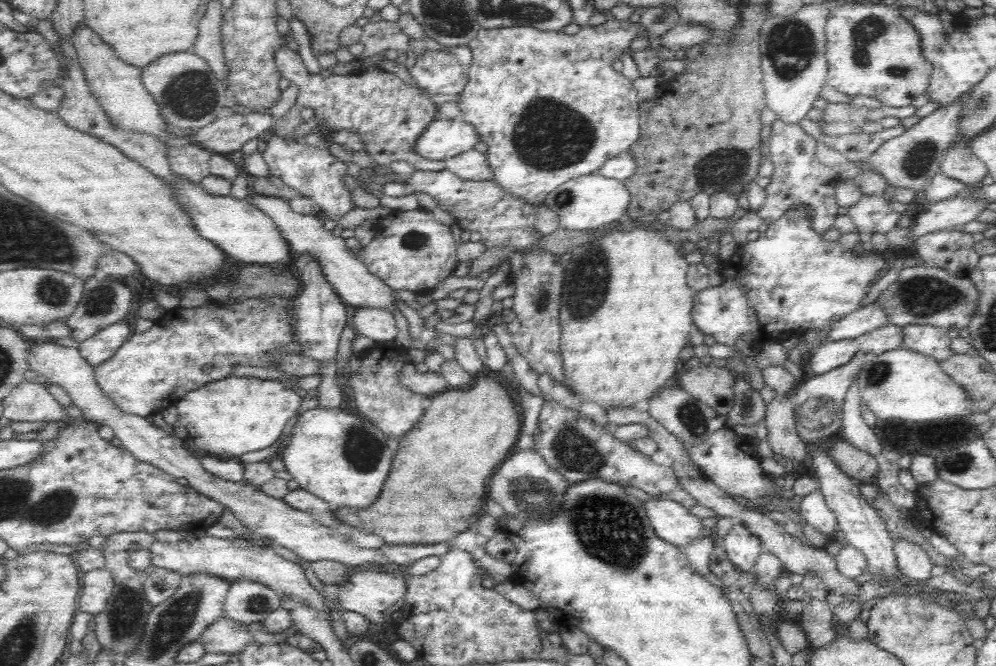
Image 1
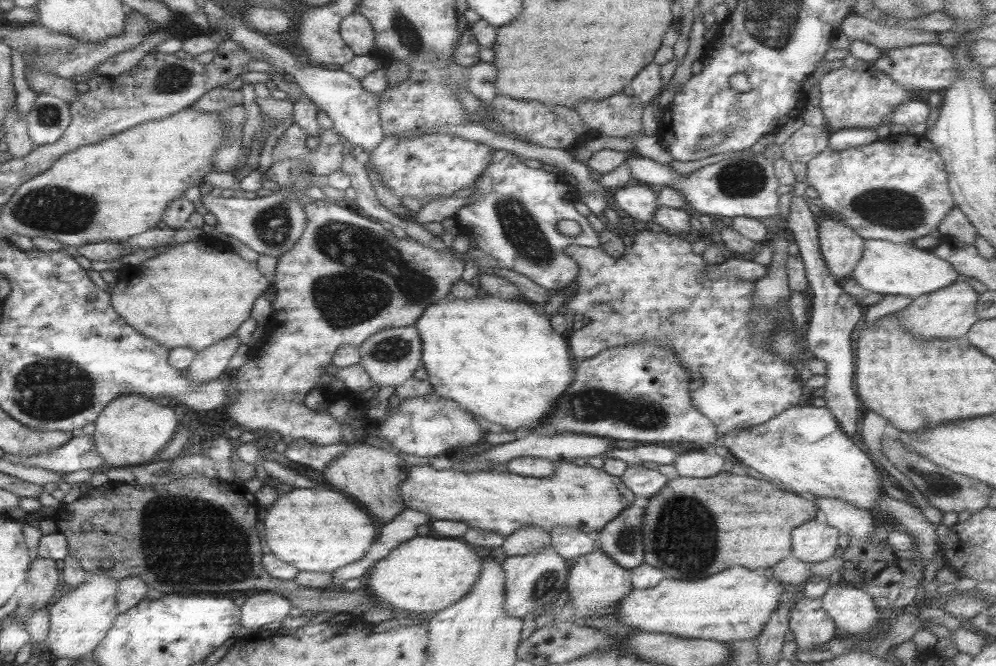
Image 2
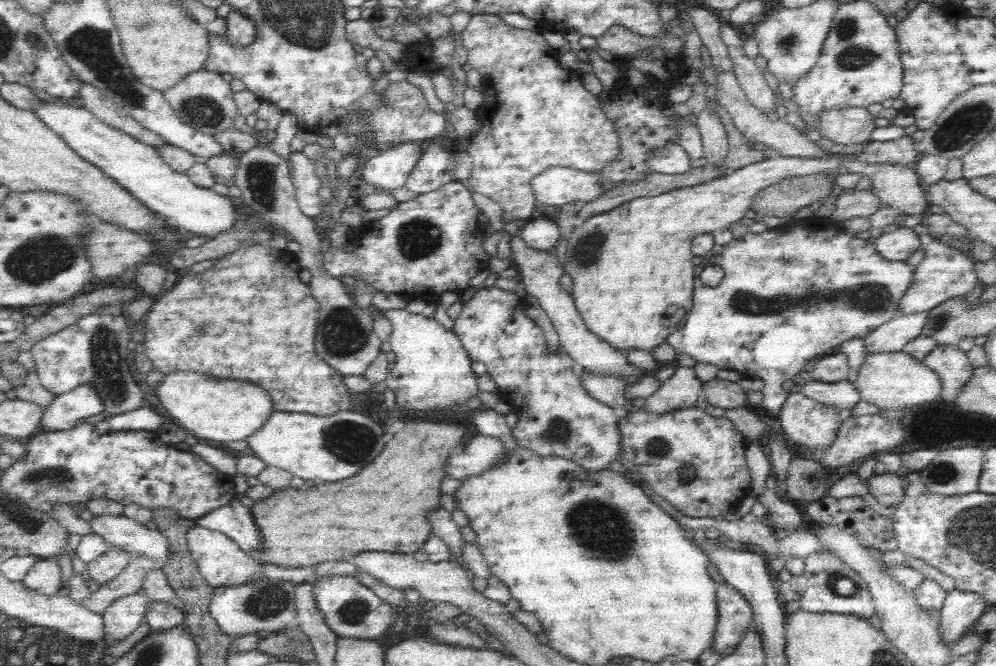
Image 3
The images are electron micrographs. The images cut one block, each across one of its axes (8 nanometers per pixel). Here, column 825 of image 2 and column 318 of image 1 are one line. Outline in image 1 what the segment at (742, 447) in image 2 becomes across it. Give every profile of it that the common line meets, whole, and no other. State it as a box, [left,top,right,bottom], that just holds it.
[279,408,394,511]

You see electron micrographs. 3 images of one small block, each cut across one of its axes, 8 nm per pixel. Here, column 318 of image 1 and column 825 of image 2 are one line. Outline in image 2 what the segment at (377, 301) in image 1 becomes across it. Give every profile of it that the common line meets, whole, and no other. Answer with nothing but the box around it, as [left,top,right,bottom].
[817,218,863,282]

